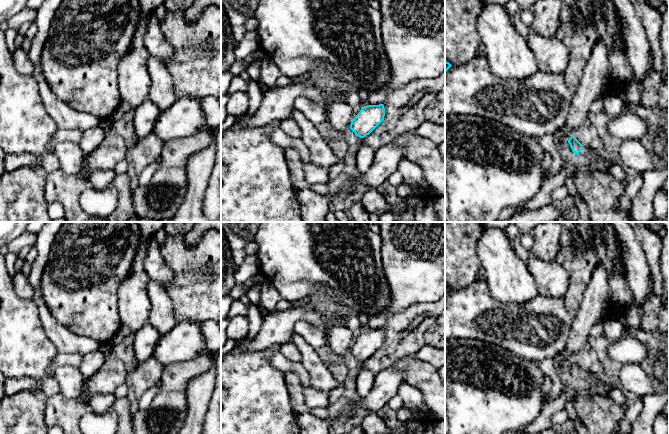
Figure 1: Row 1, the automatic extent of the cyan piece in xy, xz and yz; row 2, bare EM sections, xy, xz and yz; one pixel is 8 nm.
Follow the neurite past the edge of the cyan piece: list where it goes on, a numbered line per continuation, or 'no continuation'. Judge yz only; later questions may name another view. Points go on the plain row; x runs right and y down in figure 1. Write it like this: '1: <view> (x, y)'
1: yz (587, 375)

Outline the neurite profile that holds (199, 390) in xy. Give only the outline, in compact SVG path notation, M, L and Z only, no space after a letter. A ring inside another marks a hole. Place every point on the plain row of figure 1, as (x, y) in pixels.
M211 353L212 366L191 379L186 387L188 411L186 420L178 434L203 434L203 426L216 384L216 357Z

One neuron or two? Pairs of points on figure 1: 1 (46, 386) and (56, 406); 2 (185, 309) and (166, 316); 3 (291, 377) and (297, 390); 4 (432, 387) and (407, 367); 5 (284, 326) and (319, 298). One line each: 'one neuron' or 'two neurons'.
1: two neurons
2: two neurons
3: one neuron
4: one neuron
5: one neuron

